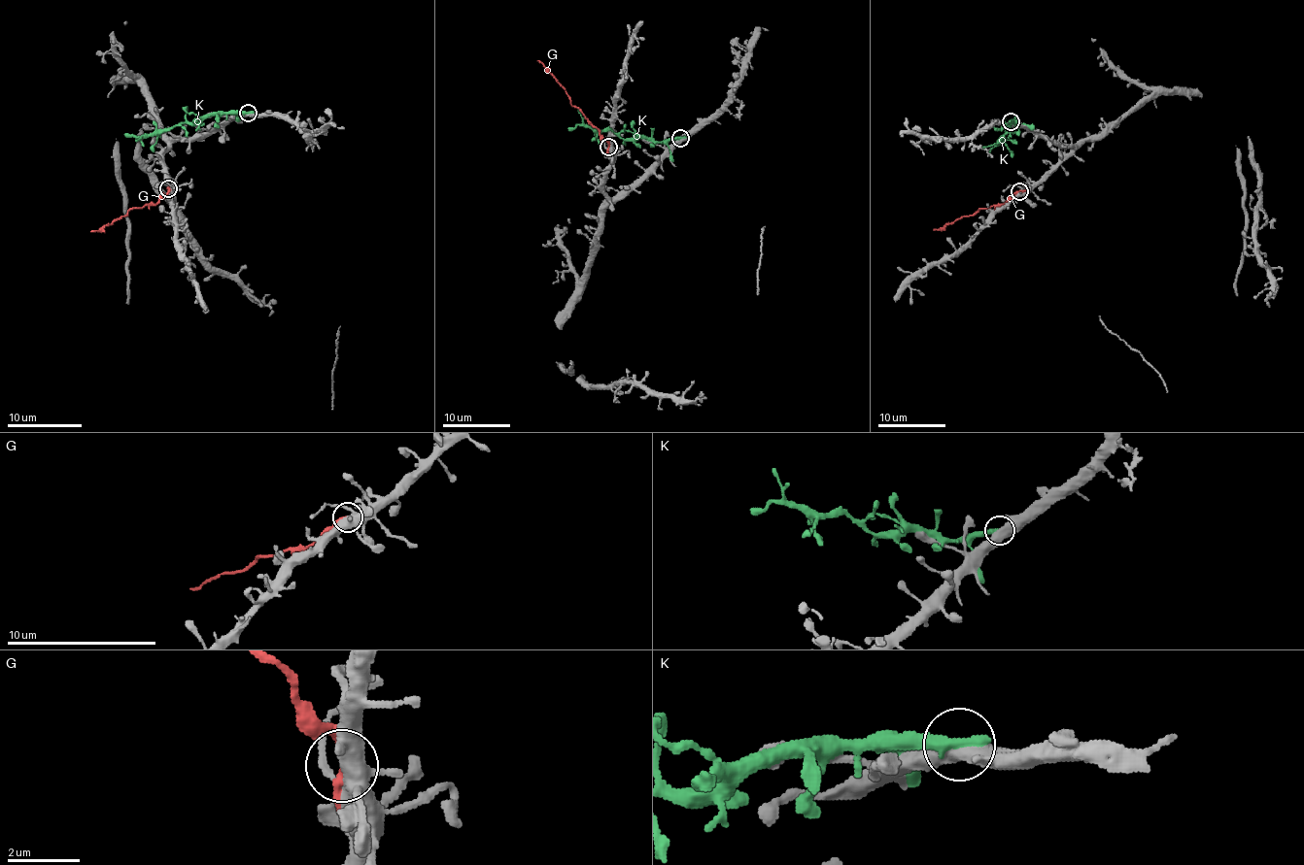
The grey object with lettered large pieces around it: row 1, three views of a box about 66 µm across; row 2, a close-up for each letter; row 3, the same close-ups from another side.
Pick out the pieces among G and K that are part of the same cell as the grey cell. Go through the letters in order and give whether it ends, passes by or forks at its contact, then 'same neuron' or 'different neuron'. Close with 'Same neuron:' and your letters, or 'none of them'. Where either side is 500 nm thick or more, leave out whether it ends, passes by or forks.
G: it passes by | different neuron
K: different neuron
Same neuron: none of them

